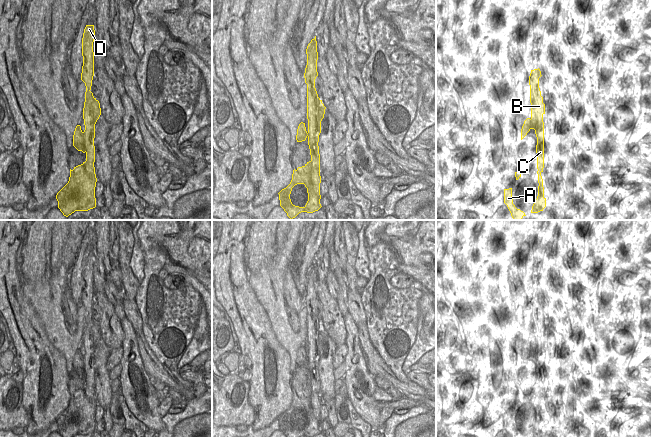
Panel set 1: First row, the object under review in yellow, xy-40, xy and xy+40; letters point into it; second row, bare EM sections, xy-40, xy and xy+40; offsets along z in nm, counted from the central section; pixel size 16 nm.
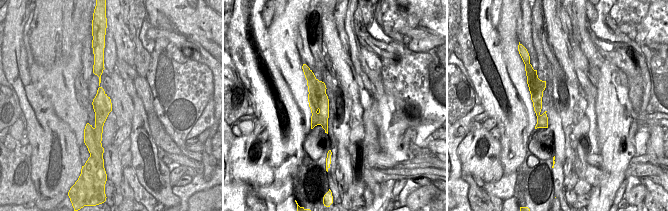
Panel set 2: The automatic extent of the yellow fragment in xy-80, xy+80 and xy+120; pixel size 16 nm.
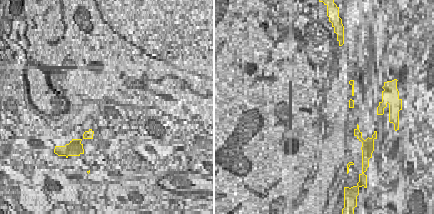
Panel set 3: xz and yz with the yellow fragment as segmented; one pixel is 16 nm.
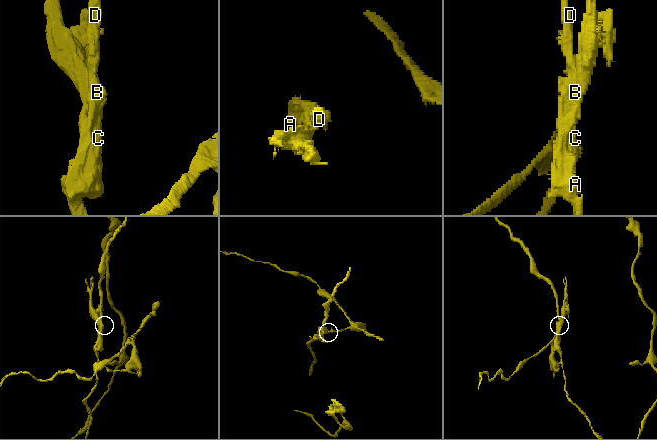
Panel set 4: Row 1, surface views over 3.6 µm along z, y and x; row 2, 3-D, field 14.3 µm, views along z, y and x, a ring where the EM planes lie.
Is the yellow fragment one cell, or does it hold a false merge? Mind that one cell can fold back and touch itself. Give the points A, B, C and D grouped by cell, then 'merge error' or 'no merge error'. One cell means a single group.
A B C / D | merge error

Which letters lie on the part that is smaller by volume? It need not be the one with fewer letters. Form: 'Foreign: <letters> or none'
Foreign: D

